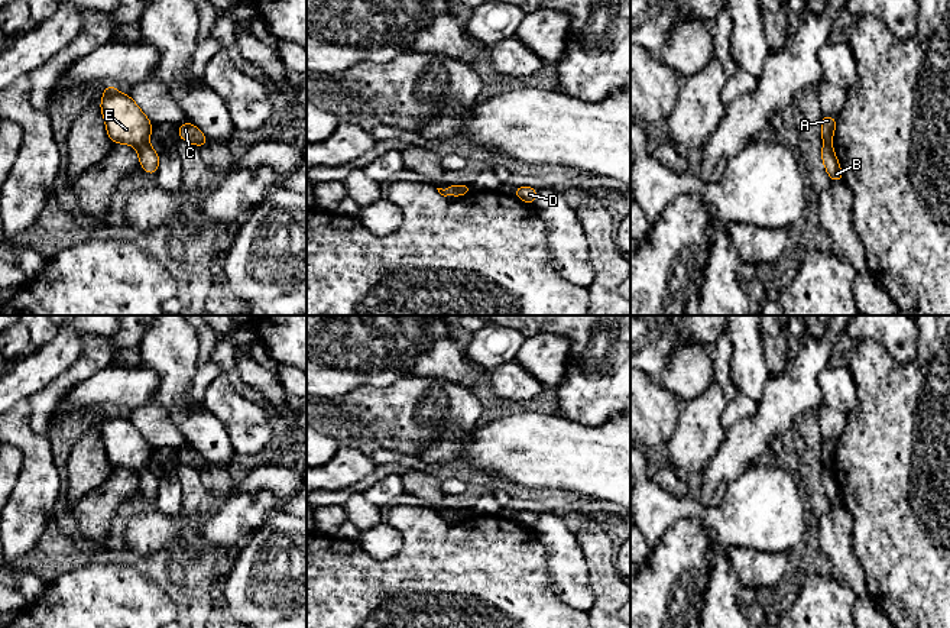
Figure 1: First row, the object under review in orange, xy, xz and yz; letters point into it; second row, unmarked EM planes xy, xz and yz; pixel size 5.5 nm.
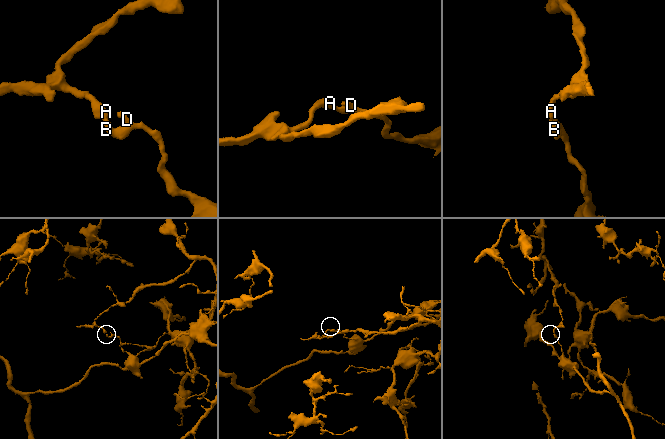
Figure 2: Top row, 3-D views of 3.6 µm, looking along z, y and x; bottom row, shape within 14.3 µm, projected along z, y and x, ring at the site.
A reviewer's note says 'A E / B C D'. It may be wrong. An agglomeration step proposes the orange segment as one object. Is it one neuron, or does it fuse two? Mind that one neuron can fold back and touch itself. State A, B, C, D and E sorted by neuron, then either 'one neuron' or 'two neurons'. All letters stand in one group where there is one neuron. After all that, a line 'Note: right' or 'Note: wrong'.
A E / B C D; two neurons
Note: right

